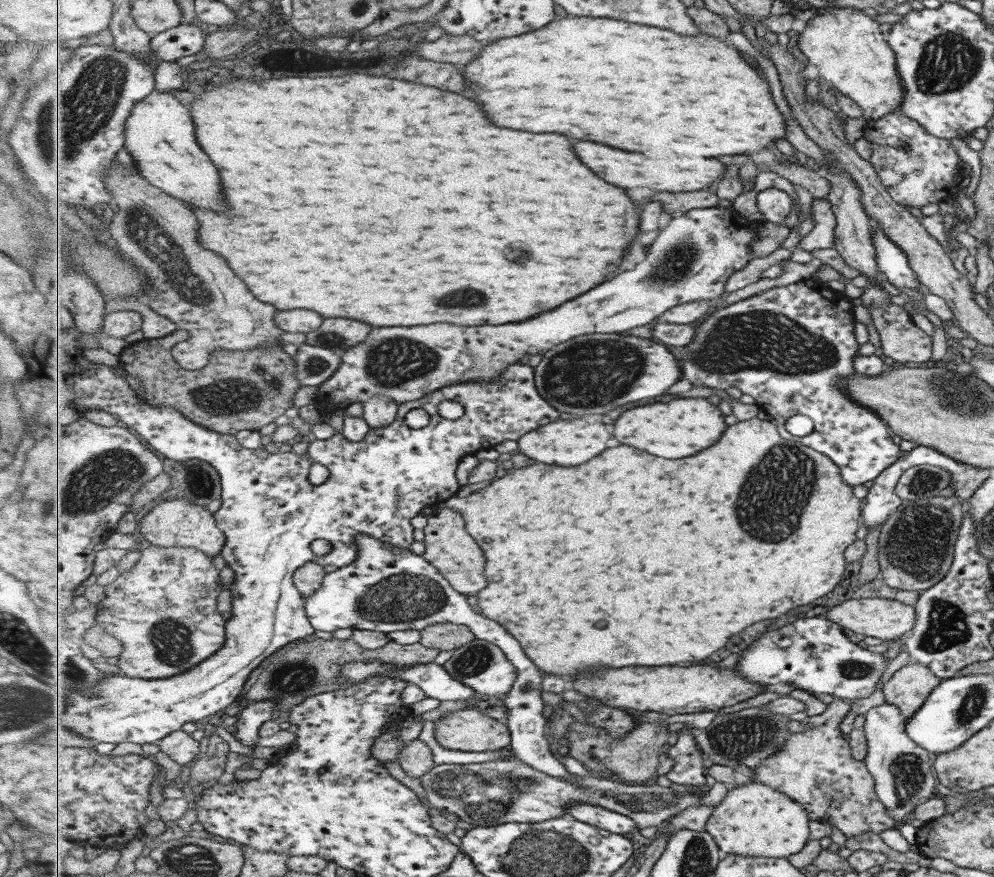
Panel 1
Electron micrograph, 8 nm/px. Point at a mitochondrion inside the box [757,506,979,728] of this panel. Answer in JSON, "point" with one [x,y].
{"point":[946,627]}

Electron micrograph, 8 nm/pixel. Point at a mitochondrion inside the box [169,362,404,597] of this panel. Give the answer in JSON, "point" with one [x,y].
{"point":[233,397]}

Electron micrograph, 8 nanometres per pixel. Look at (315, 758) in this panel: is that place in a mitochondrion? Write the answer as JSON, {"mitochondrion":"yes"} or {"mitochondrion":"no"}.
{"mitochondrion":"no"}

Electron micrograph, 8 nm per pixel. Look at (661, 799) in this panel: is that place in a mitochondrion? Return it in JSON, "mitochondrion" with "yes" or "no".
{"mitochondrion":"yes"}

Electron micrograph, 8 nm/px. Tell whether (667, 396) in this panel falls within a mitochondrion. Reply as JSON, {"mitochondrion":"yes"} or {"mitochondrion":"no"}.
{"mitochondrion":"no"}

